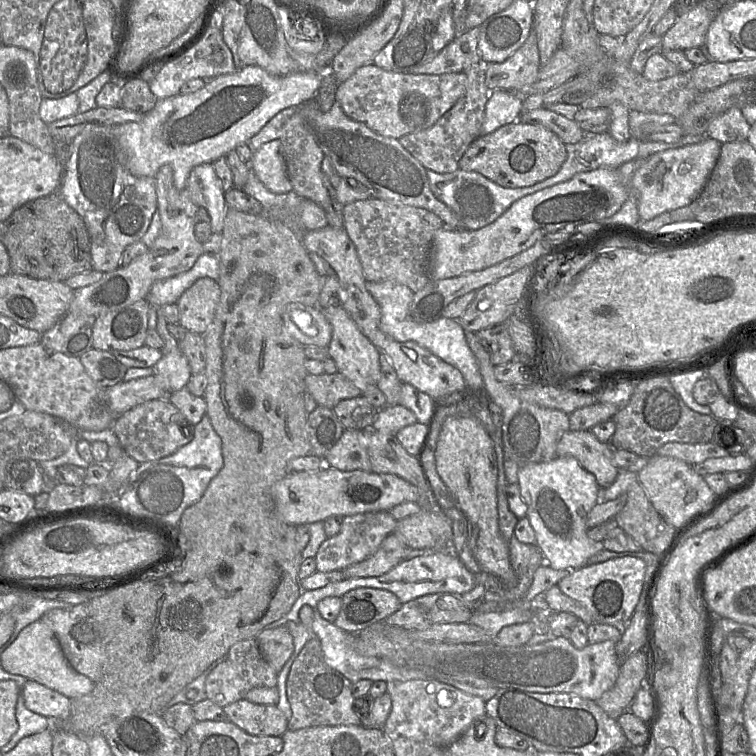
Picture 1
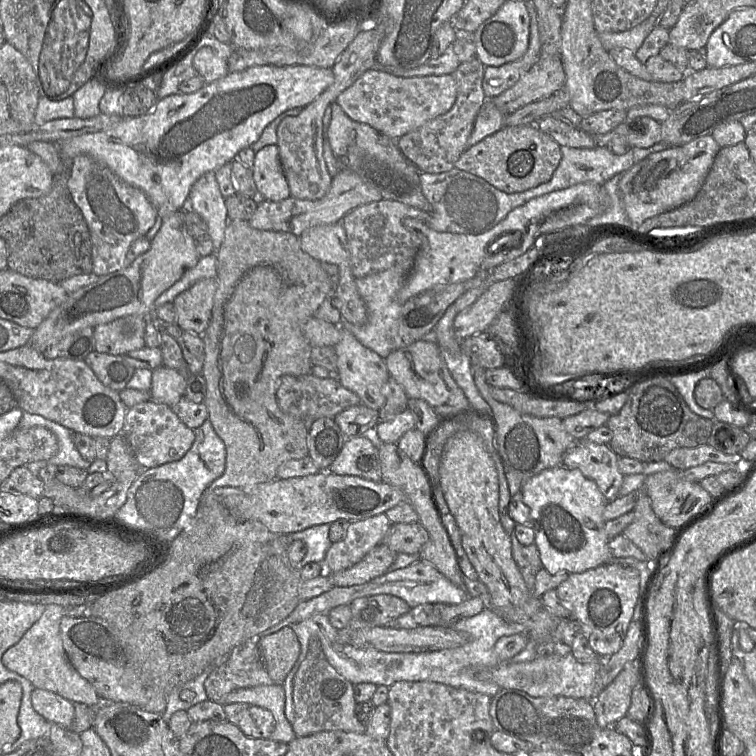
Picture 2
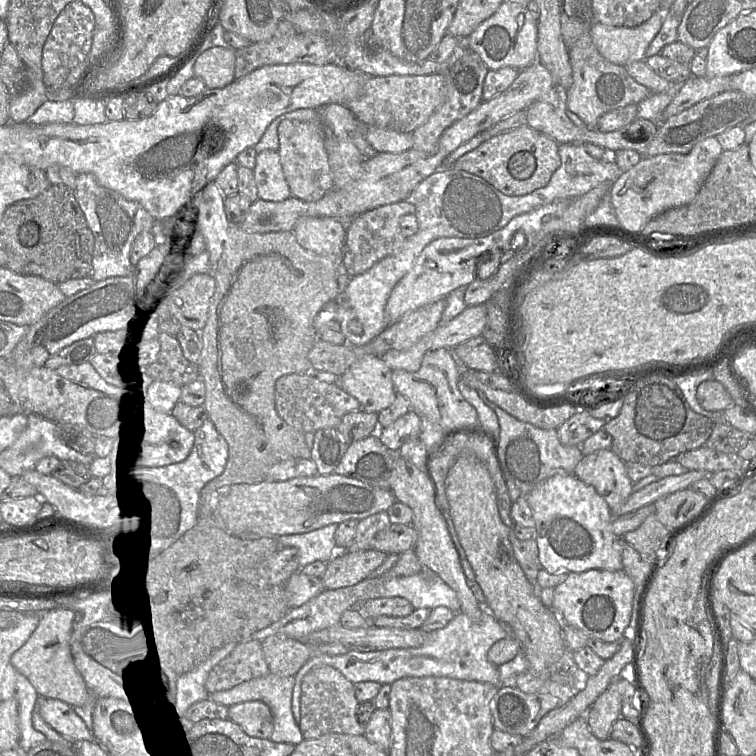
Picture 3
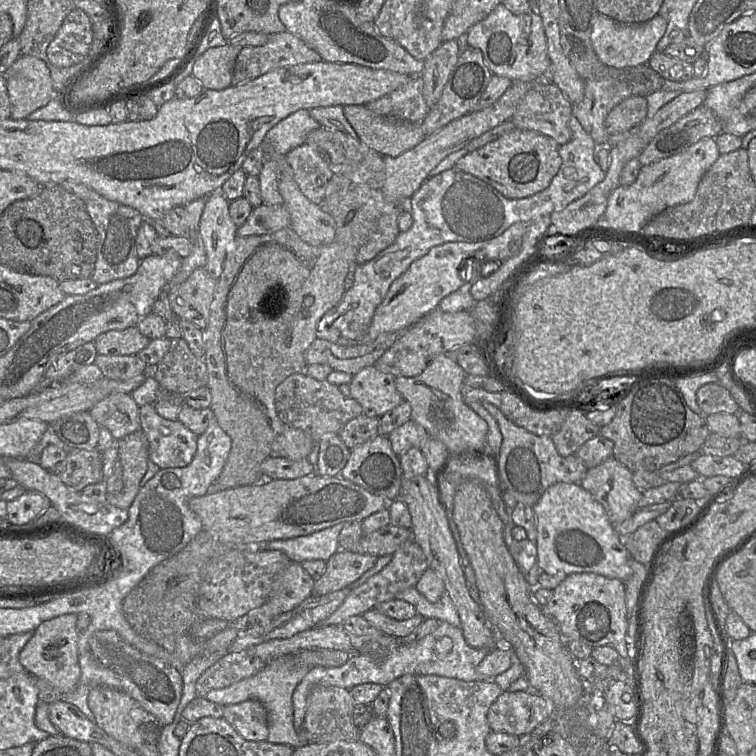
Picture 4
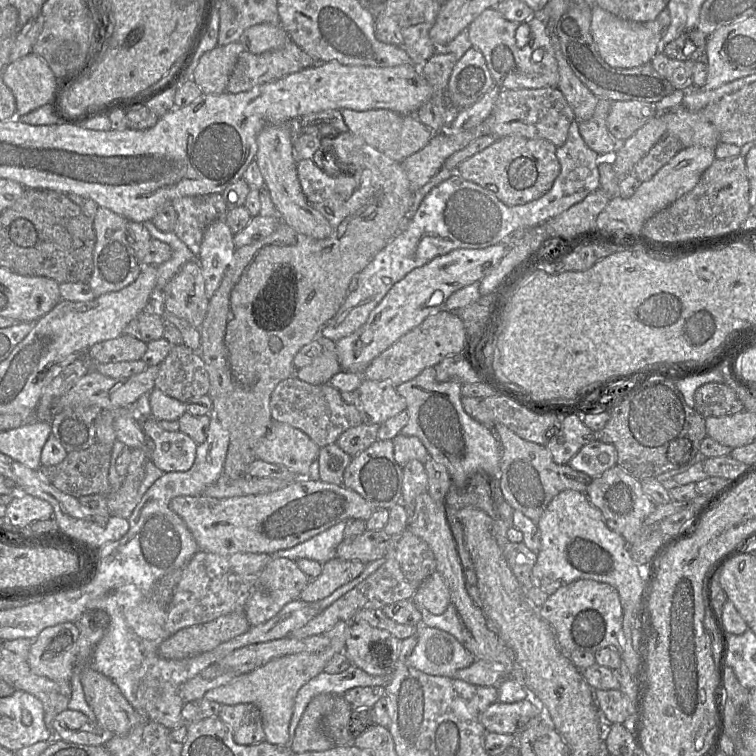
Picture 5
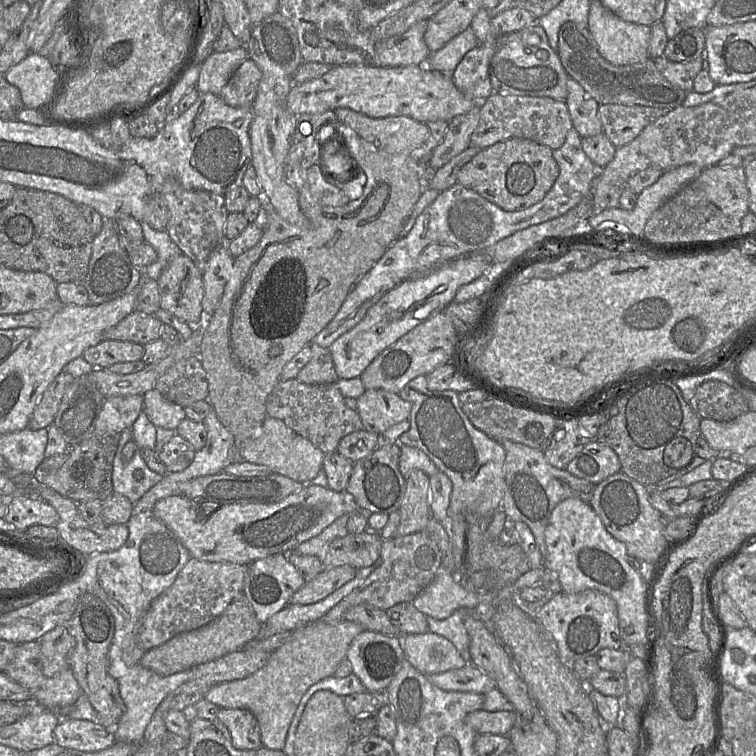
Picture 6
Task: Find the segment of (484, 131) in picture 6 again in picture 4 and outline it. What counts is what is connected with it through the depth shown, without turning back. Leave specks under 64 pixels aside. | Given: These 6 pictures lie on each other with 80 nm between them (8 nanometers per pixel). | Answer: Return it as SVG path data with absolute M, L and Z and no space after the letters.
M550 80L535 82L510 120L518 129L539 132L564 145L572 137L569 121L573 104Z

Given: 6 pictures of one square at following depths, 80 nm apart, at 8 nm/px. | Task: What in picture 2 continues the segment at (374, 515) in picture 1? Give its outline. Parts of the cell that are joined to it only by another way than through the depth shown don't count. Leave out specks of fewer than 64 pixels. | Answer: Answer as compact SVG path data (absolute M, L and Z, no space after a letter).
M385 513L352 521L345 537L331 543L322 562L324 573L334 573L360 562L387 535L392 523Z

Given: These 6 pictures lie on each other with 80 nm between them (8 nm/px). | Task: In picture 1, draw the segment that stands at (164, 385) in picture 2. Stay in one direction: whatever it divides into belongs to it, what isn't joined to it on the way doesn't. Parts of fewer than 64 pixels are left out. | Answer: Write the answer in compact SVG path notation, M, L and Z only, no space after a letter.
M180 349L163 354L154 366L154 374L168 381L168 394L186 387L192 375L188 360Z

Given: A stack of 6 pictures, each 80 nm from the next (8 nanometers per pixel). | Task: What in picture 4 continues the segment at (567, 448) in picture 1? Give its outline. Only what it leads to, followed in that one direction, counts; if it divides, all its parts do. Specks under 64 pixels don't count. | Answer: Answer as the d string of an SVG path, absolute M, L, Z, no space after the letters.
M613 456L589 468L580 485L604 507L613 525L629 519L642 497L632 480L632 472Z

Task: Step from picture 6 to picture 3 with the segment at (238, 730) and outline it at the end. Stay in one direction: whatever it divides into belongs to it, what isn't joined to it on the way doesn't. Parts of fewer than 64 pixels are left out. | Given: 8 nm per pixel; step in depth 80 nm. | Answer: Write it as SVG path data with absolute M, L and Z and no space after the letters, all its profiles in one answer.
M248 701L228 707L227 718L238 725L249 737L270 739L273 729L273 715L261 701Z

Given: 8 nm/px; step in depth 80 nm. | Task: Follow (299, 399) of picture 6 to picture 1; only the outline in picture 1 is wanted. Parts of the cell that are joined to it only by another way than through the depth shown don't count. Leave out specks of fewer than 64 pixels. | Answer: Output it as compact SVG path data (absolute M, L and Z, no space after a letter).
M339 372L334 374L308 374L304 380L304 391L309 393L317 405L333 409L341 400L362 394L361 390Z

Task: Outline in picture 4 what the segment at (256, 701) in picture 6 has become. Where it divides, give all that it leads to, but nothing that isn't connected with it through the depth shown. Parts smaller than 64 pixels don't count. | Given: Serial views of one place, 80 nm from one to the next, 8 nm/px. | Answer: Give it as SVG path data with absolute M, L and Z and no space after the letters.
M277 658L269 662L257 674L236 682L226 688L211 690L205 698L221 706L237 704L246 700L258 700L268 713L268 742L299 747L299 731L293 725L292 695L296 686L303 680L312 667L291 667L291 659Z

